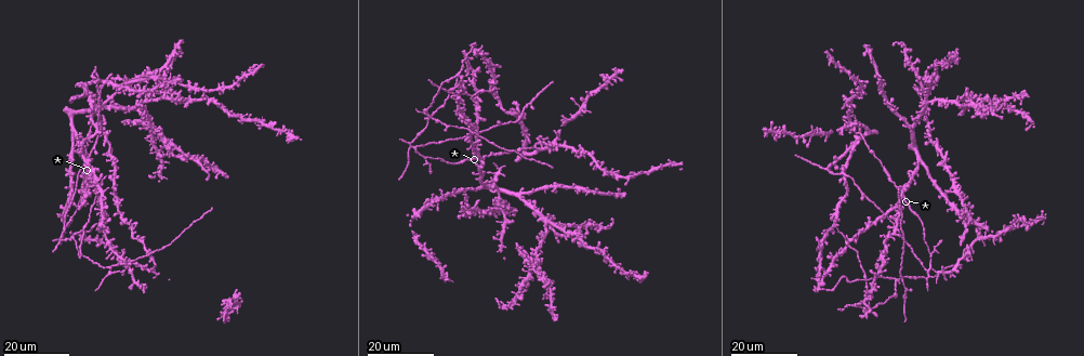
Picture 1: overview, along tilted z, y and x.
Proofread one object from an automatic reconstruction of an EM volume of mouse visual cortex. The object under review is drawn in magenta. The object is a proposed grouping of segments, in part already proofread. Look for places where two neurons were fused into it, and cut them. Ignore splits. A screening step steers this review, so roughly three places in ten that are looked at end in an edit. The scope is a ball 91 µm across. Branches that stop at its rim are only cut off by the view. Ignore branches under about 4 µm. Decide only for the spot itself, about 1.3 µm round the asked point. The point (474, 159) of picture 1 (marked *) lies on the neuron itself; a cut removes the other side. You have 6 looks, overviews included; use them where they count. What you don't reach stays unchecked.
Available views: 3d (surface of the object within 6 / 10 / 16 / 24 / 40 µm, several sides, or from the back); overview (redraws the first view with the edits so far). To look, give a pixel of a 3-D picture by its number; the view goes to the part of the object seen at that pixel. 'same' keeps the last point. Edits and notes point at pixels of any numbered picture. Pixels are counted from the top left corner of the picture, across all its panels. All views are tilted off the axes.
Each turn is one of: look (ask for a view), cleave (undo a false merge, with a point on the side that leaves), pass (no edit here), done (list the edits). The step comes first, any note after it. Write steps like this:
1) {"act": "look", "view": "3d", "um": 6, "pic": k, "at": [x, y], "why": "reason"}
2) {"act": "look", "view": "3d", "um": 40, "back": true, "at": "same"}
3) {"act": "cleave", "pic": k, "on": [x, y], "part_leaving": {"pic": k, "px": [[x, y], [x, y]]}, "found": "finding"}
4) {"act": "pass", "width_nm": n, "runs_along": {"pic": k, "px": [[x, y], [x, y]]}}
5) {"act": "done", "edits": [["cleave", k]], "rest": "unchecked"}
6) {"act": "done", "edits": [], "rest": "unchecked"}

{"act": "look", "view": "3d", "um": 24, "pic": 1, "at": [522, 200]}

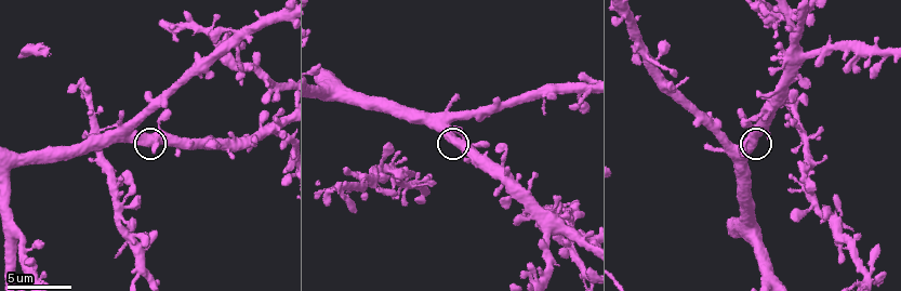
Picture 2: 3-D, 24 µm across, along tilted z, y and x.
{"act": "look", "view": "3d", "um": 6, "pic": 2, "at": [752, 148], "why": "closer look"}

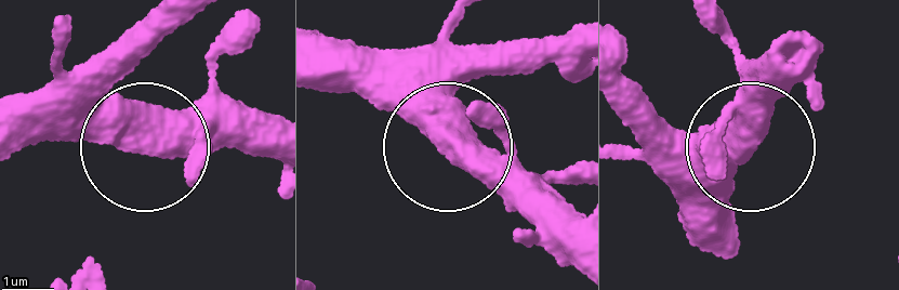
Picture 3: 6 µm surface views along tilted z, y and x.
{"act": "look", "view": "3d", "um": 6, "back": true, "pic": 3, "at": [751, 144], "why": "other side"}

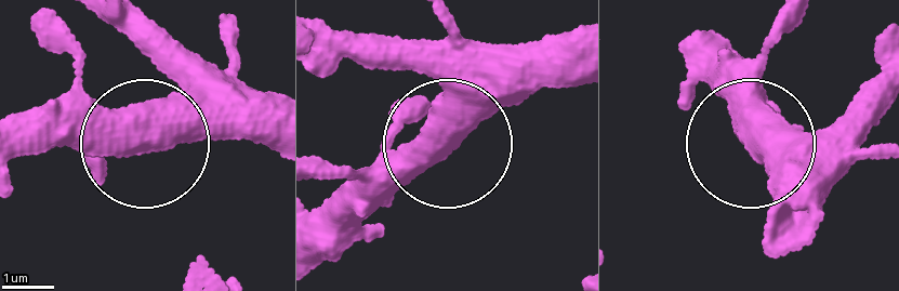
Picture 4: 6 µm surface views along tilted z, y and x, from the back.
{"act": "pass", "runs_along": {"pic": 4, "px": [[804, 240], [700, 67]]}, "found": "all the same neuron"}

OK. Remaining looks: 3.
{"act": "look", "view": "3d", "um": 16, "pic": 1, "at": [846, 179], "why": "four-way junction"}

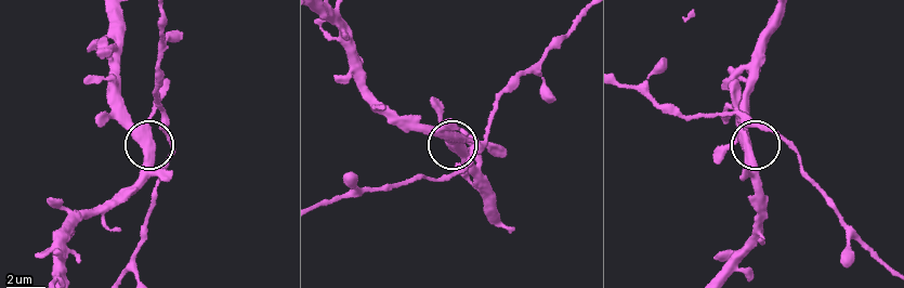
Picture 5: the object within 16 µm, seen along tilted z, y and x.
{"act": "look", "view": "3d", "um": 10, "pic": 5, "at": [148, 132]}

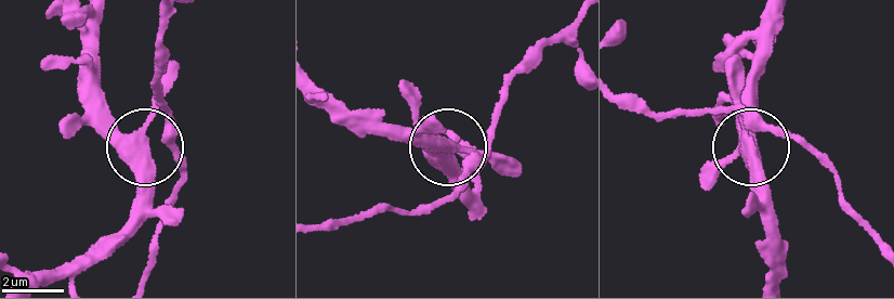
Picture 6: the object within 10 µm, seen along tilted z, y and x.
{"act": "pass", "width_nm": 380, "found": "all the same neuron"}

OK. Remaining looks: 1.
{"act": "done", "edits": [], "rest": "unchecked"}

